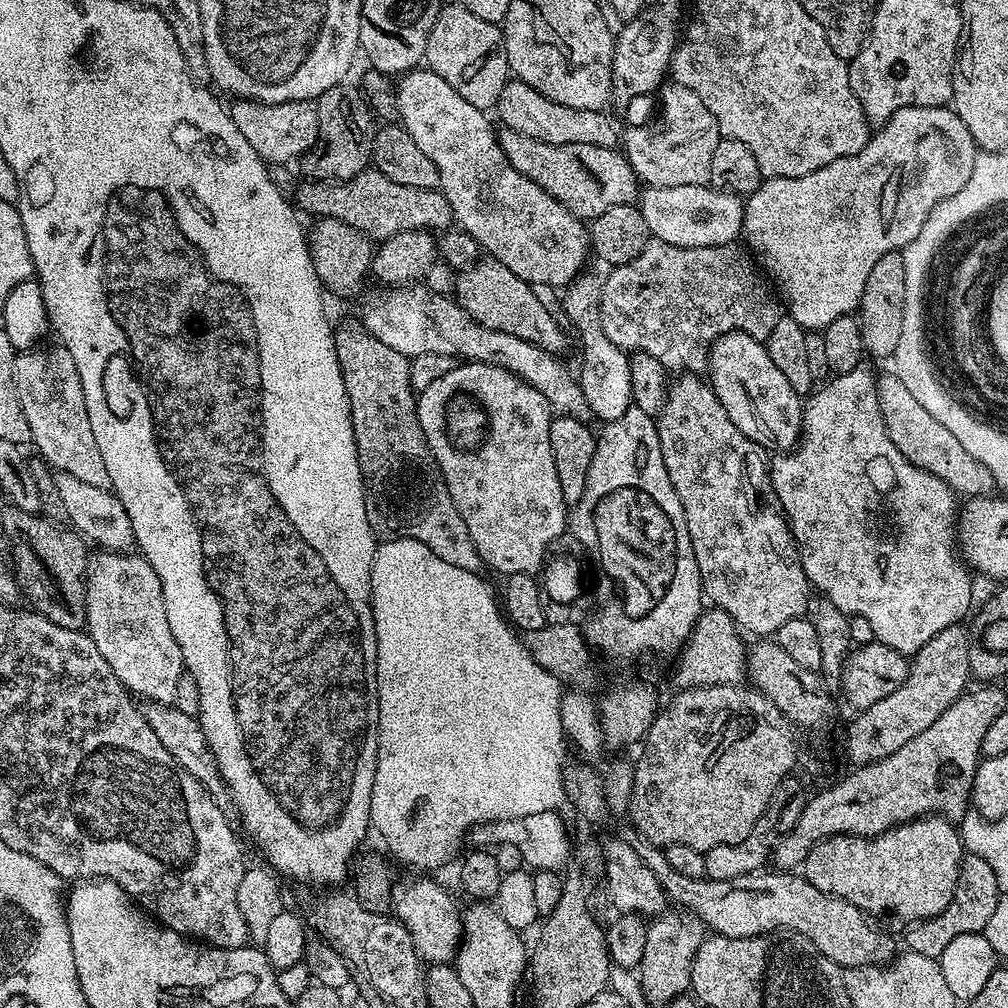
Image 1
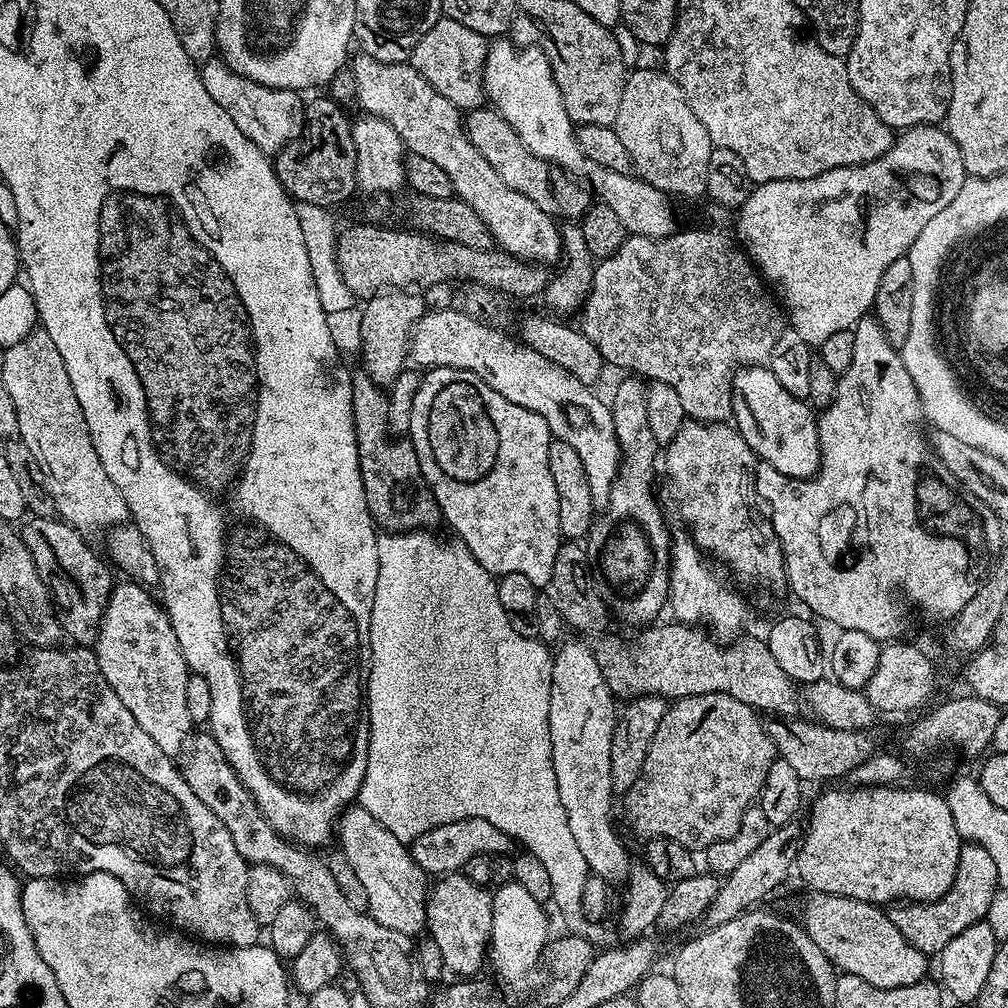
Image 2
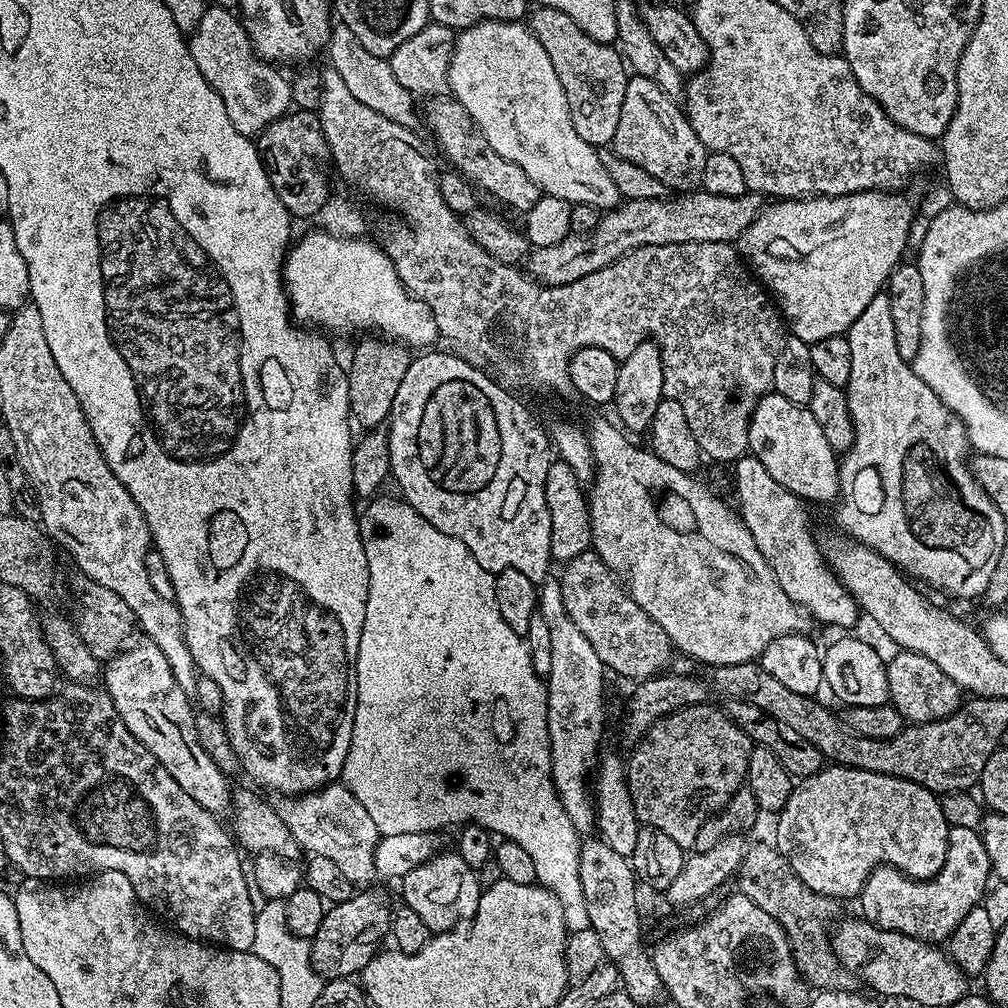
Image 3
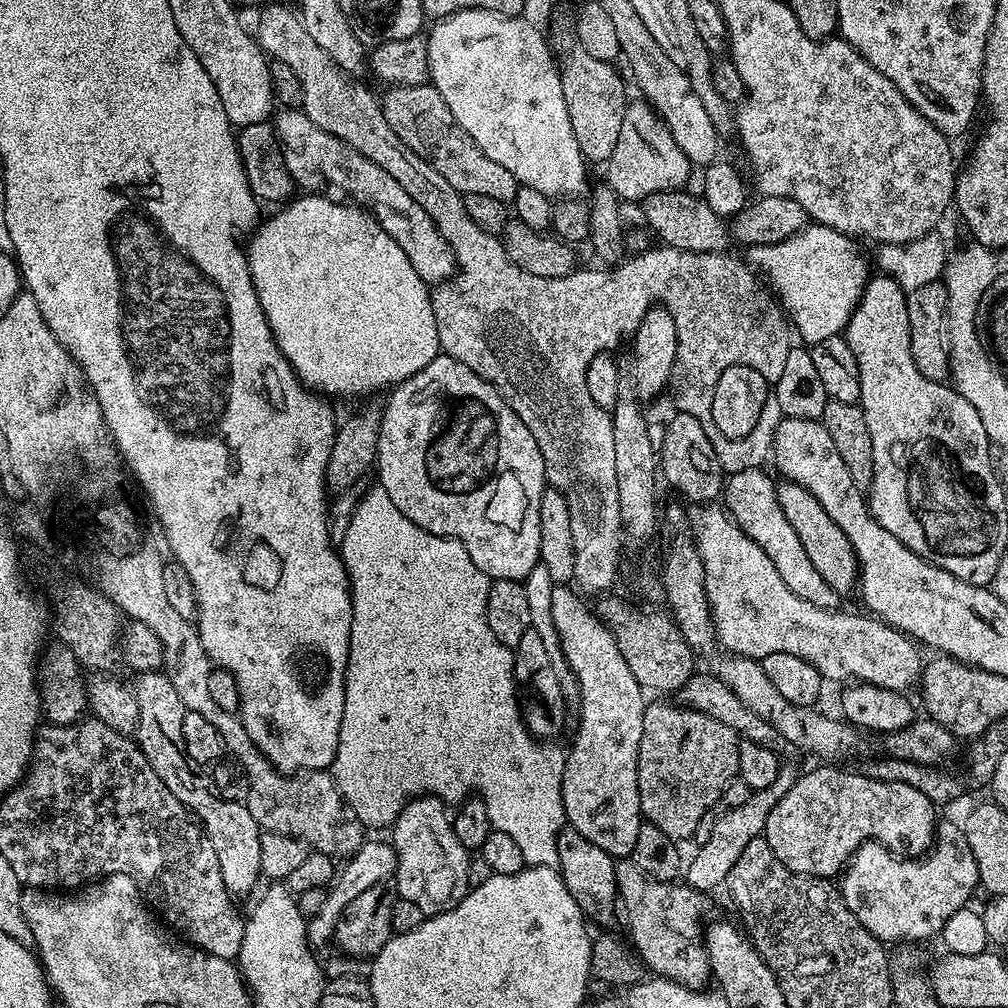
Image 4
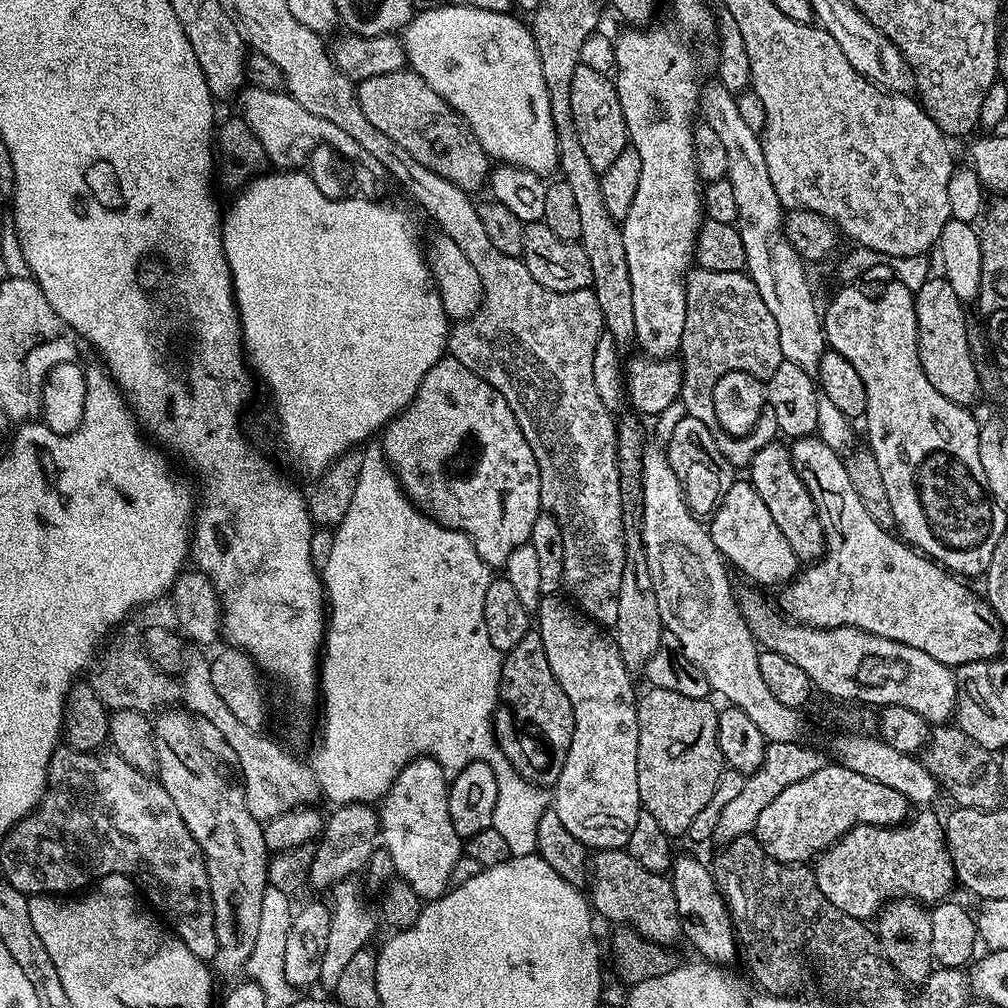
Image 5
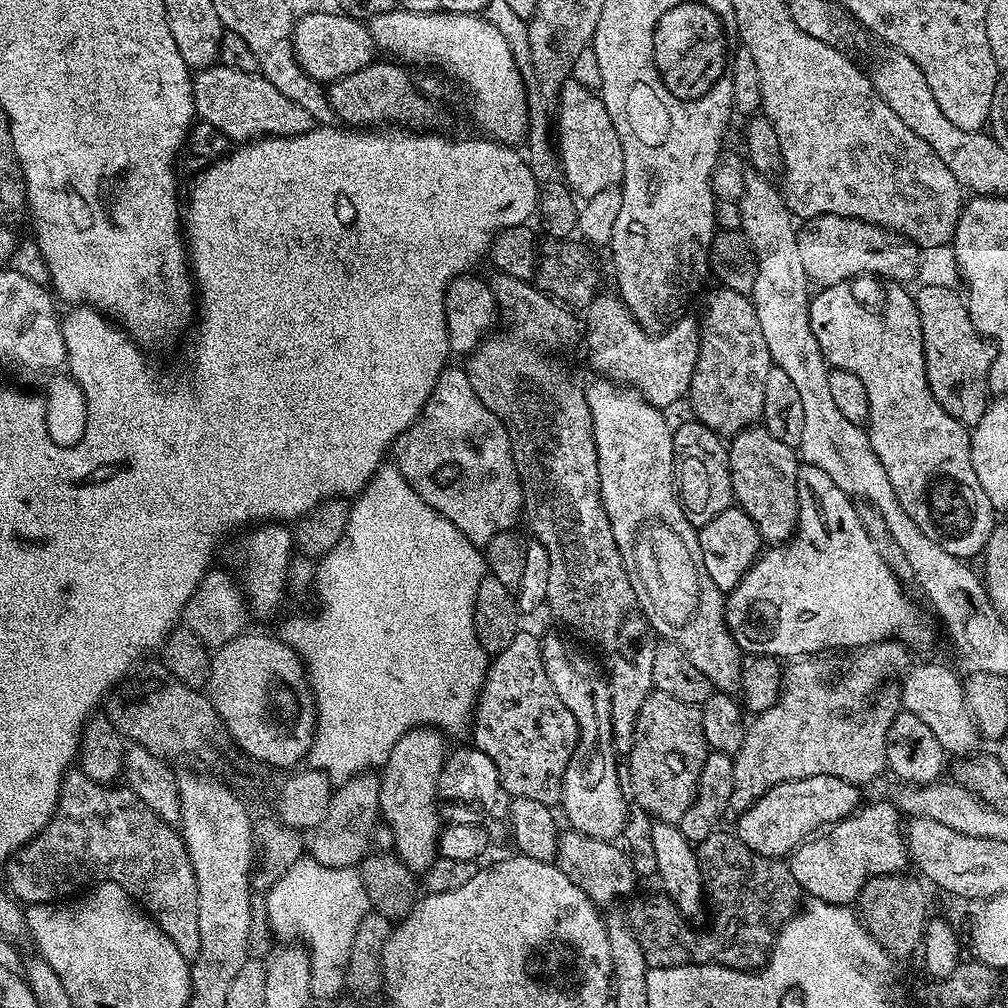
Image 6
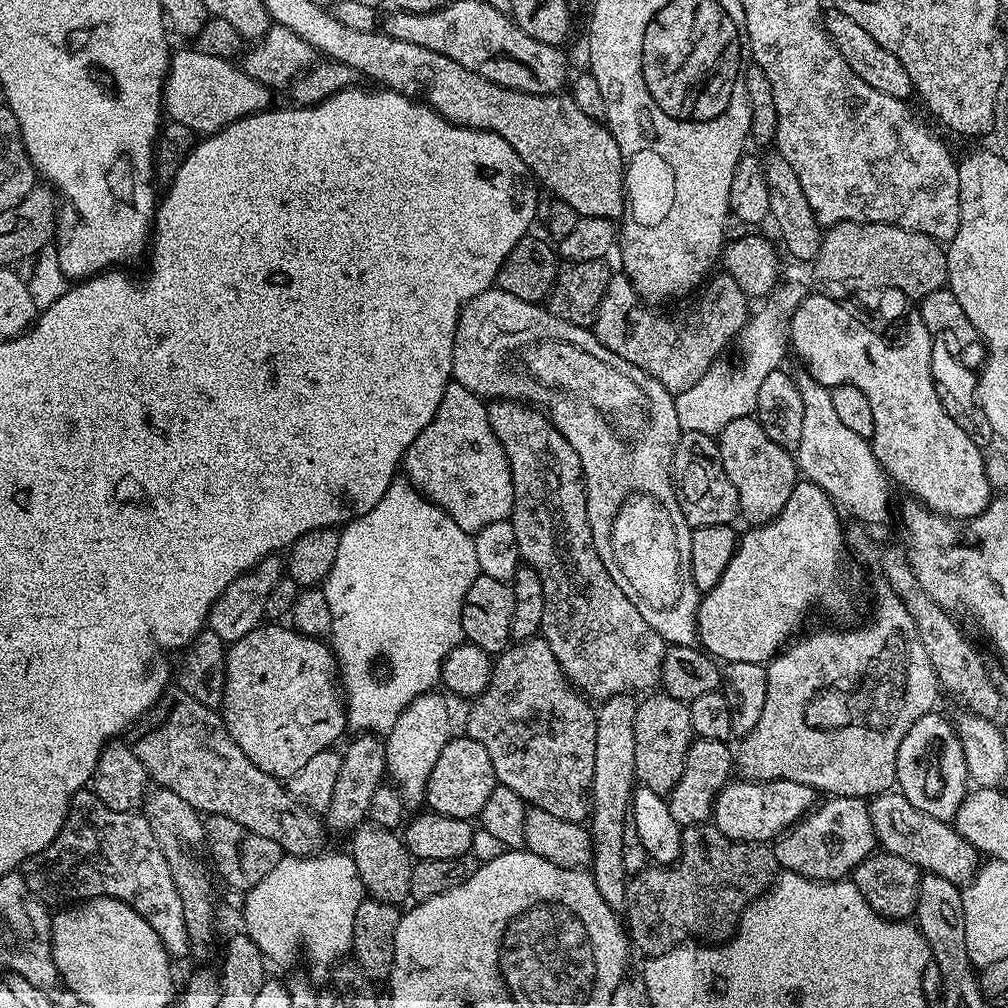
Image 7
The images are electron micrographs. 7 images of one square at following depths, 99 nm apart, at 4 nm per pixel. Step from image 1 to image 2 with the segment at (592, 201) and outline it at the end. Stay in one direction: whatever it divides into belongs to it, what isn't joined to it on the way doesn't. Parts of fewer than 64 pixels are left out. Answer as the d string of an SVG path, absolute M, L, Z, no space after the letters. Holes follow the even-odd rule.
M481 106L473 108L463 117L464 132L470 142L474 144L474 149L486 158L494 168L495 174L502 178L510 190L516 190L519 194L524 194L538 206L547 216L559 218L564 222L576 222L583 217L590 207L590 192L587 187L575 188L572 185L573 179L563 168L557 168L555 164L548 163L547 160L538 158L525 144L520 141L515 130L509 126L499 112L491 106Z

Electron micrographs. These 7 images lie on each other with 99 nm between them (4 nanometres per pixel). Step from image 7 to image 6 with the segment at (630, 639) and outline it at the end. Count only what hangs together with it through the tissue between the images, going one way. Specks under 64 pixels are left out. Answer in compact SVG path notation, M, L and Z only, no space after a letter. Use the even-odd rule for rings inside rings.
M496 274L491 277L490 283L492 293L496 299L496 307L498 309L499 319L504 320L504 332L497 331L495 334L489 335L481 340L479 346L467 357L466 371L470 378L470 386L474 386L474 390L478 394L478 398L484 405L489 408L508 427L508 435L512 437L512 457L516 463L516 469L520 475L520 485L524 488L524 506L522 509L523 523L528 523L527 531L539 541L540 544L546 546L546 552L550 554L550 579L546 585L546 608L552 611L562 623L568 628L573 628L578 635L584 640L589 640L592 644L608 644L619 637L620 627L623 626L626 617L629 615L630 609L634 604L632 587L630 586L630 578L626 574L626 566L622 554L618 550L618 542L614 542L614 534L610 530L610 522L608 515L604 510L604 504L600 501L600 475L598 474L598 454L596 453L596 443L592 437L592 406L586 392L580 388L575 388L568 381L568 376L564 373L564 364L560 360L555 360L548 353L548 347L551 344L560 344L567 338L568 332L568 315L569 309L565 307L561 301L551 297L547 292L540 291L535 283L519 280L518 278L510 278L503 274Z

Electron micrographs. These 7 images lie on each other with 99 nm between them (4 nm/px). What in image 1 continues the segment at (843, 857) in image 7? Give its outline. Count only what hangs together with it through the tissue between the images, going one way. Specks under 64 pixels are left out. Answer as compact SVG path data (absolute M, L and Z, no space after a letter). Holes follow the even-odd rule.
M971 854L965 855L964 861L960 863L958 886L954 886L954 898L950 898L950 906L946 906L942 914L929 920L921 920L905 931L908 932L904 936L908 943L905 944L907 951L935 960L961 934L983 933L986 922L990 922L994 915L994 906L998 906L1001 895L998 878L994 878L994 870L990 870L987 862Z

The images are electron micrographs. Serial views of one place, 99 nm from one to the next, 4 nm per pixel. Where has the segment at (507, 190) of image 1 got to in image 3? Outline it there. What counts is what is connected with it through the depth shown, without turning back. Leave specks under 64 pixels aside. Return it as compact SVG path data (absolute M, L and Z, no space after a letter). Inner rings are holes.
M339 22L333 23L332 34L326 45L327 52L328 60L332 63L329 64L331 71L336 72L338 78L342 78L342 82L346 82L350 94L354 94L354 98L358 98L358 102L370 106L370 110L382 114L382 118L390 118L390 122L398 122L404 128L413 127L412 103L414 103L414 97L412 92L406 90L406 86L402 86L402 82L398 82L398 78L394 78L387 59L370 54L370 50L366 50L366 46L362 46L362 42L358 42L358 38L354 38L350 26Z

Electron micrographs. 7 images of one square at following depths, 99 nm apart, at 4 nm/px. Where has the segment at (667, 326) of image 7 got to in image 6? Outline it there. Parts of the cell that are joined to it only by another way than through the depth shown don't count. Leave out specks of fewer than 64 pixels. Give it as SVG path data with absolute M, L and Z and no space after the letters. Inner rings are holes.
M597 291L586 309L586 315L592 319L588 328L589 362L613 381L637 388L653 409L663 410L670 402L685 399L702 360L701 321L684 314L659 334L653 334L633 318L619 294L604 291Z

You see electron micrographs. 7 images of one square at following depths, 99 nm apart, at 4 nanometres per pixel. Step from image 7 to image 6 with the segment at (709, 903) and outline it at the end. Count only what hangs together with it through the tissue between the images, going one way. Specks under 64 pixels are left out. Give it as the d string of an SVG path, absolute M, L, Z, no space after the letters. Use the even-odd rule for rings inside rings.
M717 830L695 845L710 901L712 928L704 926L697 930L685 920L672 899L663 894L650 897L648 904L638 901L630 911L632 933L638 938L638 946L642 946L649 968L721 964L743 972L759 970L768 961L781 926L801 907L800 887L783 859L758 854L731 831L724 831Z

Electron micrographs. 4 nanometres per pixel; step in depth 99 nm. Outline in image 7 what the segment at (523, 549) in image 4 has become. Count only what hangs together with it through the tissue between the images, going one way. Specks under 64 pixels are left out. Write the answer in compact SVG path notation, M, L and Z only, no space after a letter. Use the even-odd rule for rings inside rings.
M461 384L446 386L434 418L404 452L402 472L469 534L512 515L514 482L506 450L490 426L488 404Z

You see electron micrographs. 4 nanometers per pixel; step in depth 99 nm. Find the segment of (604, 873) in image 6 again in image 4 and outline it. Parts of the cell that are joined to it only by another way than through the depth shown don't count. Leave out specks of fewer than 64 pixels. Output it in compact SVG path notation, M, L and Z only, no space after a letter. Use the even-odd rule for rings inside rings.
M620 858L616 860L616 891L618 893L618 904L622 909L622 920L628 927L627 939L634 949L637 957L643 960L649 969L652 968L657 977L673 980L675 984L681 984L687 988L697 990L709 983L712 968L708 965L708 955L700 939L702 936L702 923L700 919L704 916L708 904L705 893L695 891L684 882L669 882L667 880L655 880L650 878L631 858Z

